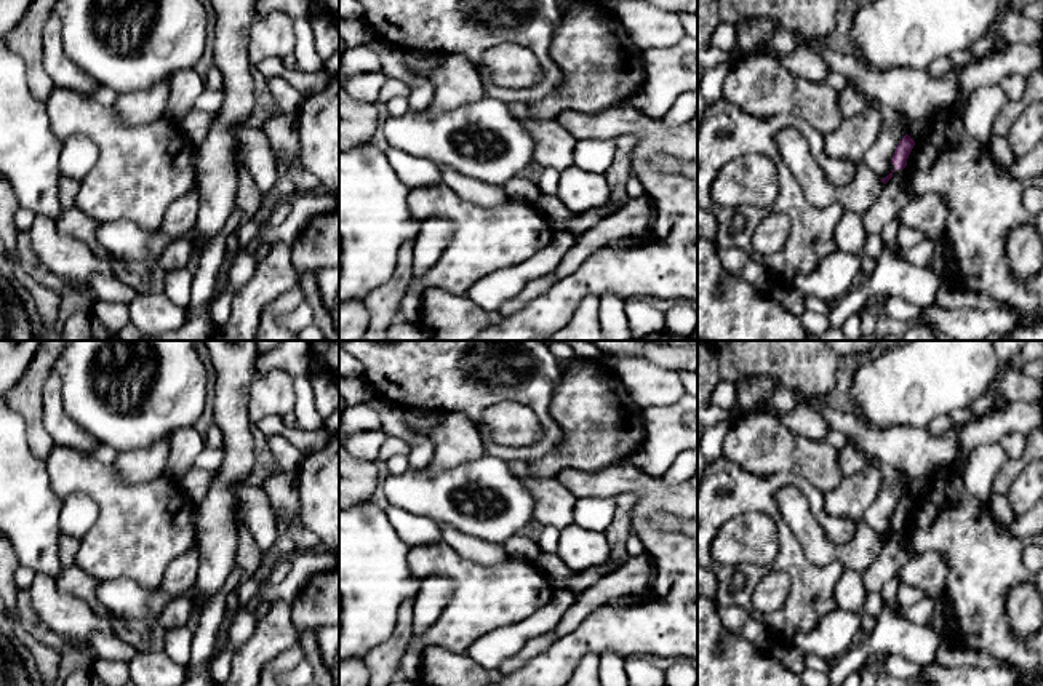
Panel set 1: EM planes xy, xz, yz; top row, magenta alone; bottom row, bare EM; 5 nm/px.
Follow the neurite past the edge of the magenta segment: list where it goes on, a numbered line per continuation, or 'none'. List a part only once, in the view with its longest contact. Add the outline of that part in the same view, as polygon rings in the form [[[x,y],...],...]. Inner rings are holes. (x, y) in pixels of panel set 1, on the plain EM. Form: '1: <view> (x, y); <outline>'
none

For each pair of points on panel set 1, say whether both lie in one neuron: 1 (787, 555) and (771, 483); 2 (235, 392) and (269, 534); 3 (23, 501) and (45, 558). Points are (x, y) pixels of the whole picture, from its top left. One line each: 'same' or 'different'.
1: same
2: different
3: same

